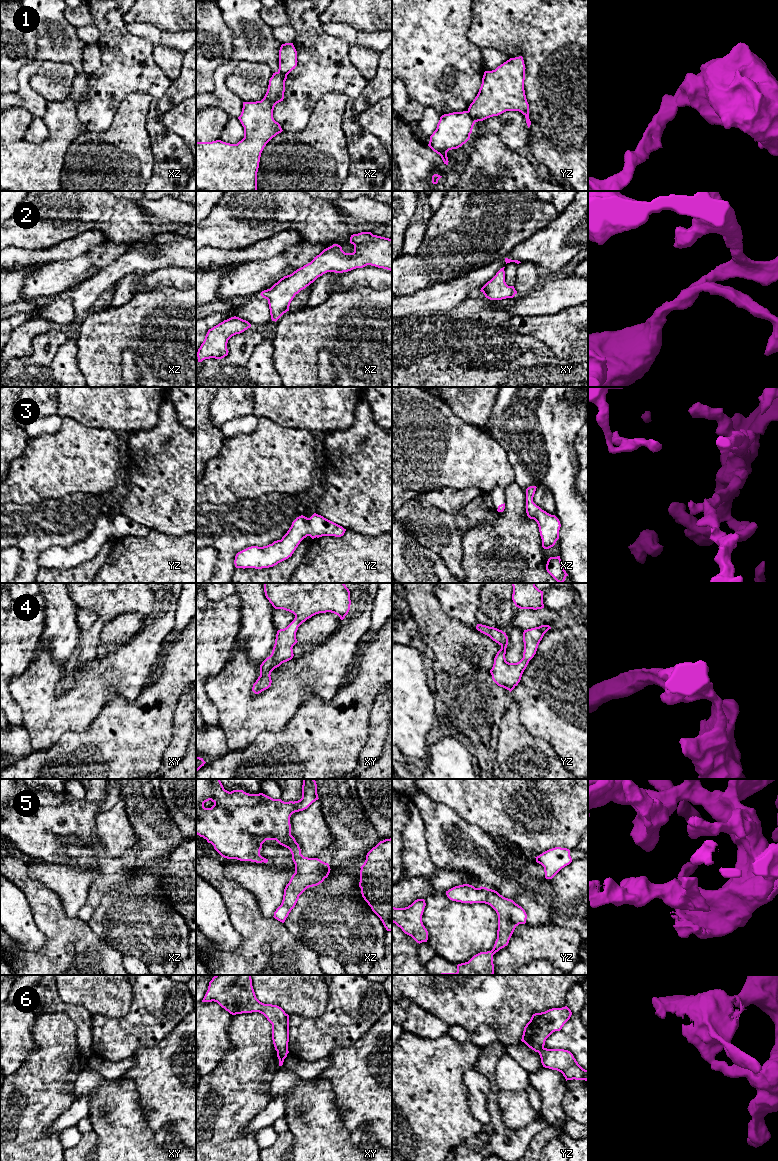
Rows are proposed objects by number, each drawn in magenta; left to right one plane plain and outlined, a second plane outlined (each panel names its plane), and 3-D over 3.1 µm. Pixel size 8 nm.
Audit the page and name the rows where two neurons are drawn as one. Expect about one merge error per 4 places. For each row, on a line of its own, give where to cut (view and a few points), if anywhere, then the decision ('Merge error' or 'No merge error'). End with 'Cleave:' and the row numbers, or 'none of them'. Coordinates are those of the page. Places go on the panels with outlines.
1: Split along yz (467, 111), (476, 121). Merge error
2: No split. No merge error
3: No split. No merge error
4: No split. No merge error
5: No split. No merge error
6: No split. No merge error
Cleave: 1

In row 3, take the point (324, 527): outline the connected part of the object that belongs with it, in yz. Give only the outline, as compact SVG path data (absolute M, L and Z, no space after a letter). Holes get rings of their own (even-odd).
M314 513L310 518L297 517L281 540L267 546L251 546L235 556L236 568L269 568L292 556L300 542L310 536L312 539L322 536L341 537L346 529Z

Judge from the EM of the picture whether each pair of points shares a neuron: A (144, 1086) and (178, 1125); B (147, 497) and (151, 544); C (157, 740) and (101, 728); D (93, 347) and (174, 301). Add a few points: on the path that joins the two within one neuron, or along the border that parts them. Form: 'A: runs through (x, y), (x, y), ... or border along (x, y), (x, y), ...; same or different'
A: runs through (154, 1096), (173, 1115); same
B: border along (150, 529), (156, 529), (173, 535); different
C: runs through (143, 740), (115, 740); same
D: runs through (113, 330), (155, 321); same

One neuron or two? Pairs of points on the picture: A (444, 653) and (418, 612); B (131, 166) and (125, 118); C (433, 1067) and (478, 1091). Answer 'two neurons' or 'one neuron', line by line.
A: one neuron
B: one neuron
C: two neurons

